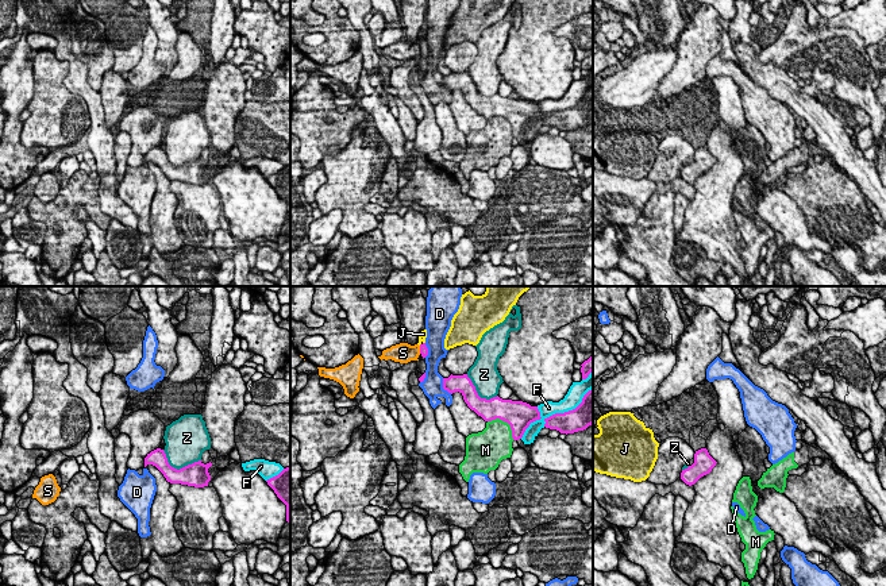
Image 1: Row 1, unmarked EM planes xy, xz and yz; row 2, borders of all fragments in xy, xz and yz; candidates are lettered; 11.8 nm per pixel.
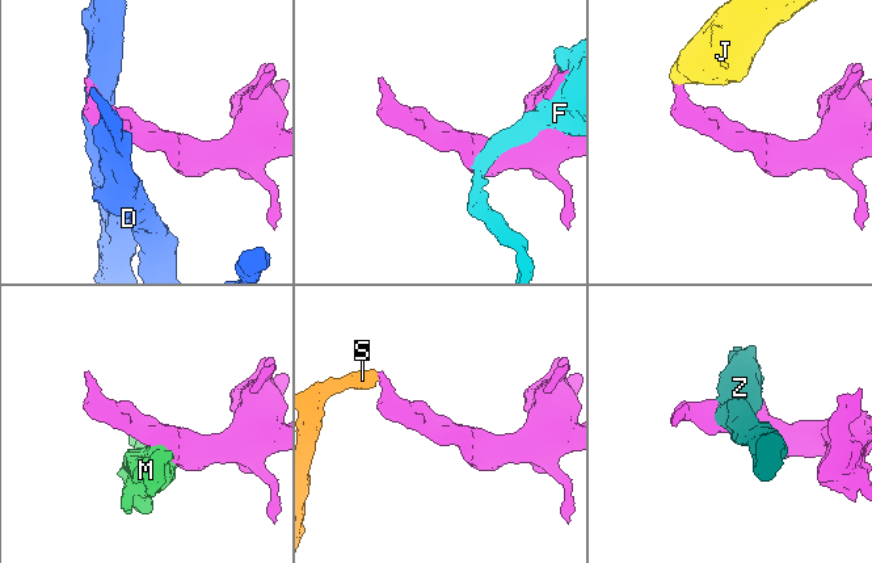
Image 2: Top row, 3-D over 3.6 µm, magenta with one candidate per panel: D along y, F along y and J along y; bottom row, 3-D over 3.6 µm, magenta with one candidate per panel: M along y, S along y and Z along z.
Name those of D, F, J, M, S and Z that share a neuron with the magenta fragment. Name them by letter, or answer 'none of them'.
none of them

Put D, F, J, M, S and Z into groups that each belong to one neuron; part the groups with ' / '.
D / F / J S / M / Z

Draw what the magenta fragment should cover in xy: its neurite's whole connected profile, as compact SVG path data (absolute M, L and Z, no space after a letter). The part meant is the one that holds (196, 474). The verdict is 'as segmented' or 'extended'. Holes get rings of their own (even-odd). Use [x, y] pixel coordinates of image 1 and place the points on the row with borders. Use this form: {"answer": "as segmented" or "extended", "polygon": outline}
{"answer": "as segmented", "polygon": "M161 448L147 454L145 458L145 467L147 464L155 466L170 483L204 487L208 486L208 482L211 481L211 475L208 473L208 469L212 466L211 462L204 464L201 460L199 460L177 470L169 464L166 454Z"}

